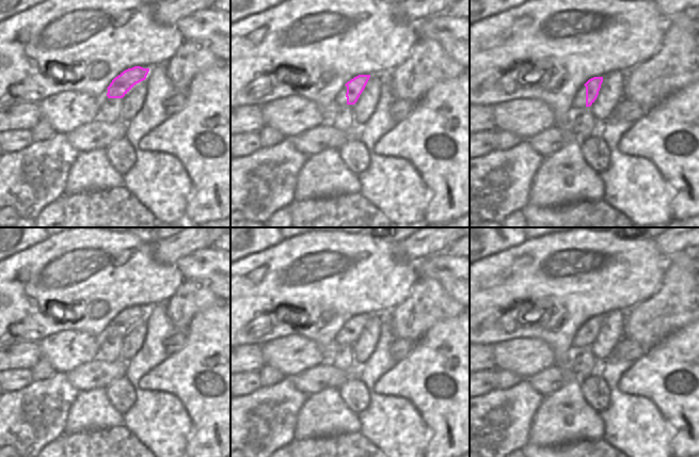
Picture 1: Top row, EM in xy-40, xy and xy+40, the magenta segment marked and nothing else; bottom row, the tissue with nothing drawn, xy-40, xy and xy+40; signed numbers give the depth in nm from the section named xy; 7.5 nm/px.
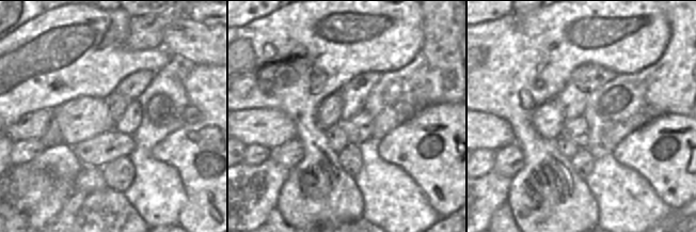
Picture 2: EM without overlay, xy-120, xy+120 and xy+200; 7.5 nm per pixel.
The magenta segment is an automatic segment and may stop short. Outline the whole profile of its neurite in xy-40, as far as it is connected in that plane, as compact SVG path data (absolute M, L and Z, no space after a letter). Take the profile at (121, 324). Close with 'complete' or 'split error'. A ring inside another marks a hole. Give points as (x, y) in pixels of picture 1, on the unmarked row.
M134 305L115 316L110 325L97 336L99 344L108 337L123 337L137 322L146 318L149 308Z; split error

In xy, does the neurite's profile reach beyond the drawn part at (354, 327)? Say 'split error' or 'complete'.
split error

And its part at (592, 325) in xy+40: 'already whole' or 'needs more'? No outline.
needs more

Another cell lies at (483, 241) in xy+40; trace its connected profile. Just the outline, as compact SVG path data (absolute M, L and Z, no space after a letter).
M470 227L470 264L514 248L525 240L524 227Z

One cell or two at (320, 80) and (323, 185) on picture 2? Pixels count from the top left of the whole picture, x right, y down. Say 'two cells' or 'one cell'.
one cell

